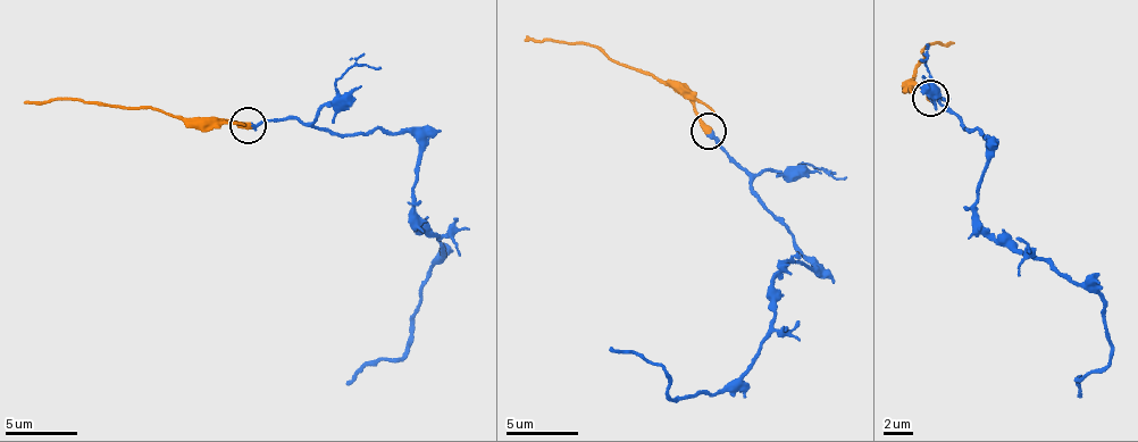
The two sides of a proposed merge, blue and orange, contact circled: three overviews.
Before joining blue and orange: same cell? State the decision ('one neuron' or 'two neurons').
one neuron

